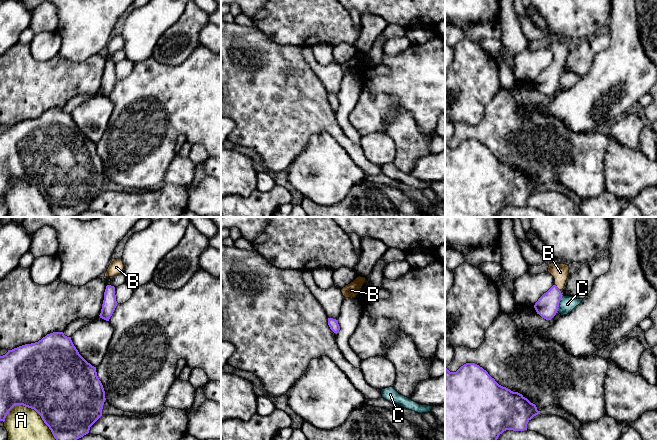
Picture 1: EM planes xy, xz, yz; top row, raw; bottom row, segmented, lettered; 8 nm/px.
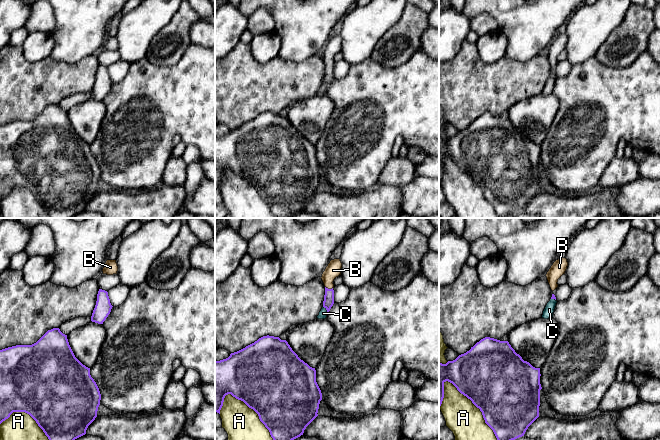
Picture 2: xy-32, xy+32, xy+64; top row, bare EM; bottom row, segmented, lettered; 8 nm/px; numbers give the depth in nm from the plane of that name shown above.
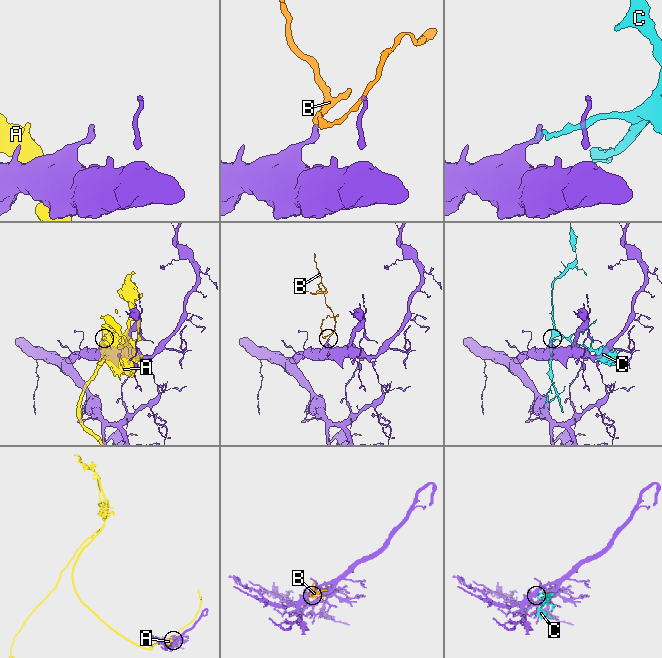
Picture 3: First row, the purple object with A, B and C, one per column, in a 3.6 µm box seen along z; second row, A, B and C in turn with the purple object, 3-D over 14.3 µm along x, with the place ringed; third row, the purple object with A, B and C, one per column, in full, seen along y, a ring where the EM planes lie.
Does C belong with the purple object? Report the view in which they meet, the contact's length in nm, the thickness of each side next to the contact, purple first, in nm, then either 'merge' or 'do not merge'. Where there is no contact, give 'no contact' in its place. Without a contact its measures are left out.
meets purple in yz; contact 130 nm long; 180 nm thick on the purple side, 120 nm on the other; do not merge

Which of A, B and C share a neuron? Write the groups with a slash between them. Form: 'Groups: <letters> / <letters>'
Groups: A / B / C

